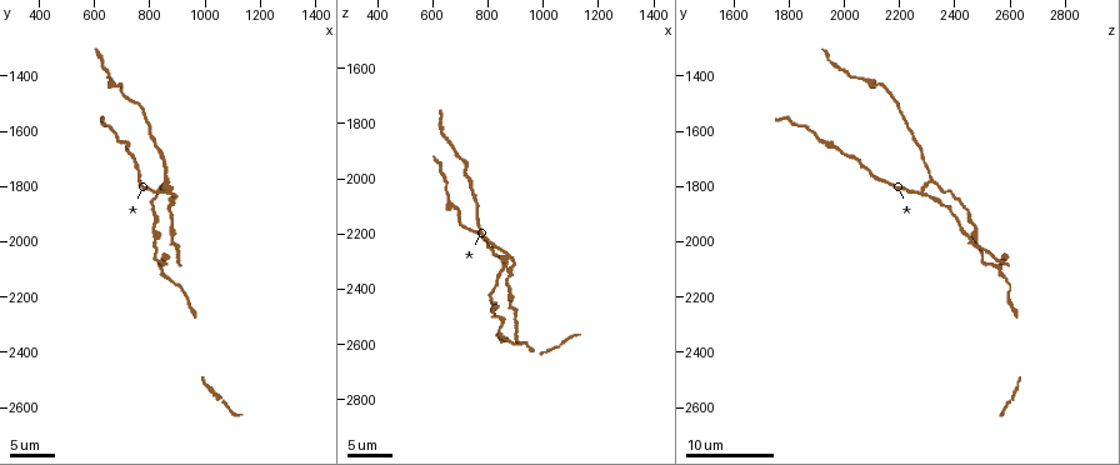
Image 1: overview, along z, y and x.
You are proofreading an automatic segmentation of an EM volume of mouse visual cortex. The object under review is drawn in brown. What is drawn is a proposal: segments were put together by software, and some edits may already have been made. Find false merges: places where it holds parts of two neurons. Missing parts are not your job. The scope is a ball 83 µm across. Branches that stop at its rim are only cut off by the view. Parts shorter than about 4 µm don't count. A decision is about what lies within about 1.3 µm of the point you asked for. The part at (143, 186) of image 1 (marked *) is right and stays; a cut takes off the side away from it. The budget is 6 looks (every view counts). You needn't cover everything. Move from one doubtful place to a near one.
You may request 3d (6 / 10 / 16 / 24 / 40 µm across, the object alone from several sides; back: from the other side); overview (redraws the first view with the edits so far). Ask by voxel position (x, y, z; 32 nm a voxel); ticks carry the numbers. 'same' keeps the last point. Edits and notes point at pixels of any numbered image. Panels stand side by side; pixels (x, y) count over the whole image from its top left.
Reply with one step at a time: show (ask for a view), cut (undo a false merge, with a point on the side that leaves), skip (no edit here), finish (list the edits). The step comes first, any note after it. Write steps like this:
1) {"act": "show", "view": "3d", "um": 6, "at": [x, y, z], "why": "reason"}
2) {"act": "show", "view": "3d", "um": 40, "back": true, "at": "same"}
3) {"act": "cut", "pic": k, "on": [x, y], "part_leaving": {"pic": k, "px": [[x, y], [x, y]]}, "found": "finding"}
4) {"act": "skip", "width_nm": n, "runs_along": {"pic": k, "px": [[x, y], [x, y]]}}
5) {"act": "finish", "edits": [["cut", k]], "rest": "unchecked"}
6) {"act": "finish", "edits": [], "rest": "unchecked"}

{"act": "show", "view": "3d", "um": 10, "at": [880, 1810, 2290], "why": "arms part here"}

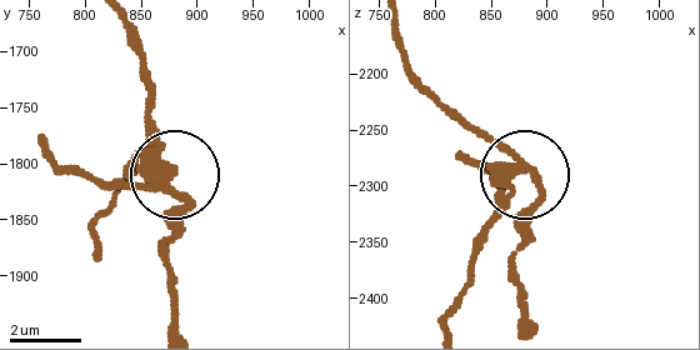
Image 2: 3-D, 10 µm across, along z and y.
{"act": "show", "view": "3d", "um": 6, "at": [872, 1816, 2284]}

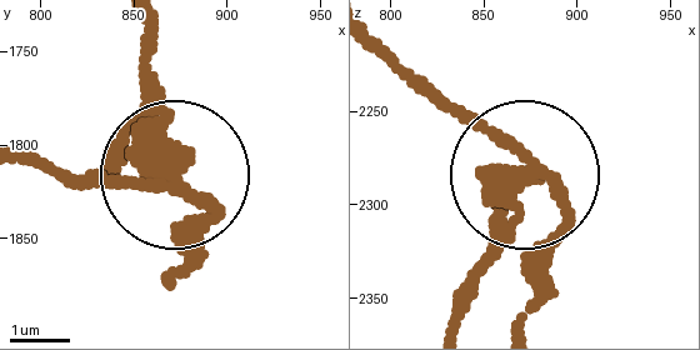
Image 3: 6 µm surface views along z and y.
{"act": "cut", "pic": 3, "on": [126, 126], "side_arm_um": 15, "part_leaving": {"pic": 3, "px": [[510, 190], [505, 245], [455, 320]]}, "found": "a second neuron is stuck on"}

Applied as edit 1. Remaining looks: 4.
{"act": "show", "view": "overview"}

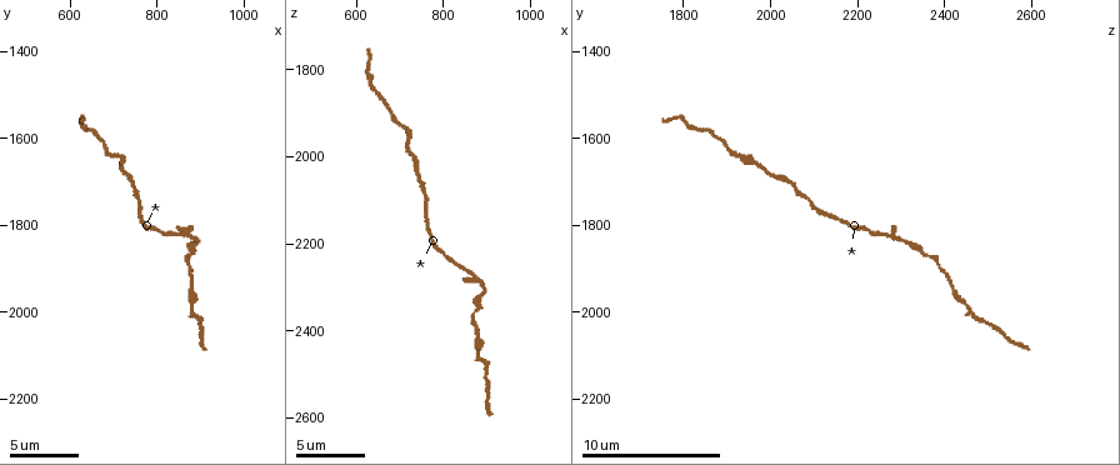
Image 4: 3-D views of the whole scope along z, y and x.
{"act": "show", "view": "3d", "um": 10, "at": [760, 1740, 2090], "why": "narrows sharply"}

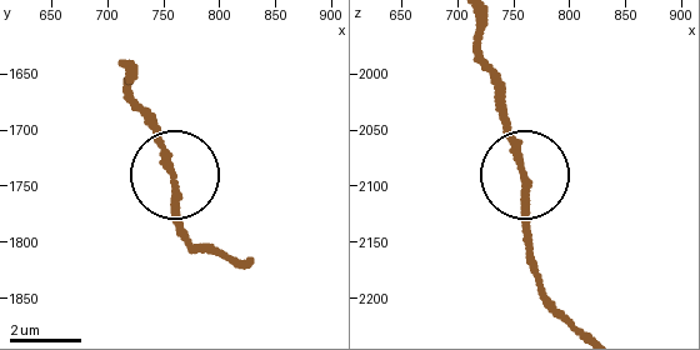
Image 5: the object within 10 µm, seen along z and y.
{"act": "show", "view": "3d", "um": 6, "at": [758, 1746, 2092]}

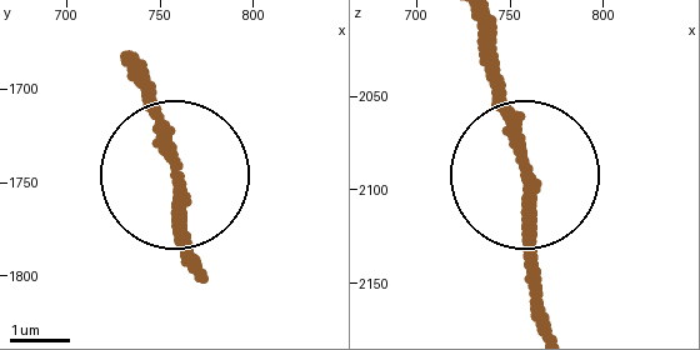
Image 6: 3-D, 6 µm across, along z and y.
{"act": "skip", "runs_along": {"pic": 6, "px": [[548, 320], [529, 275], [529, 156], [499, 71]]}, "found": "all the same neuron"}

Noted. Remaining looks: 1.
{"act": "finish", "edits": [["cut", 3]], "rest": "unchecked"}

